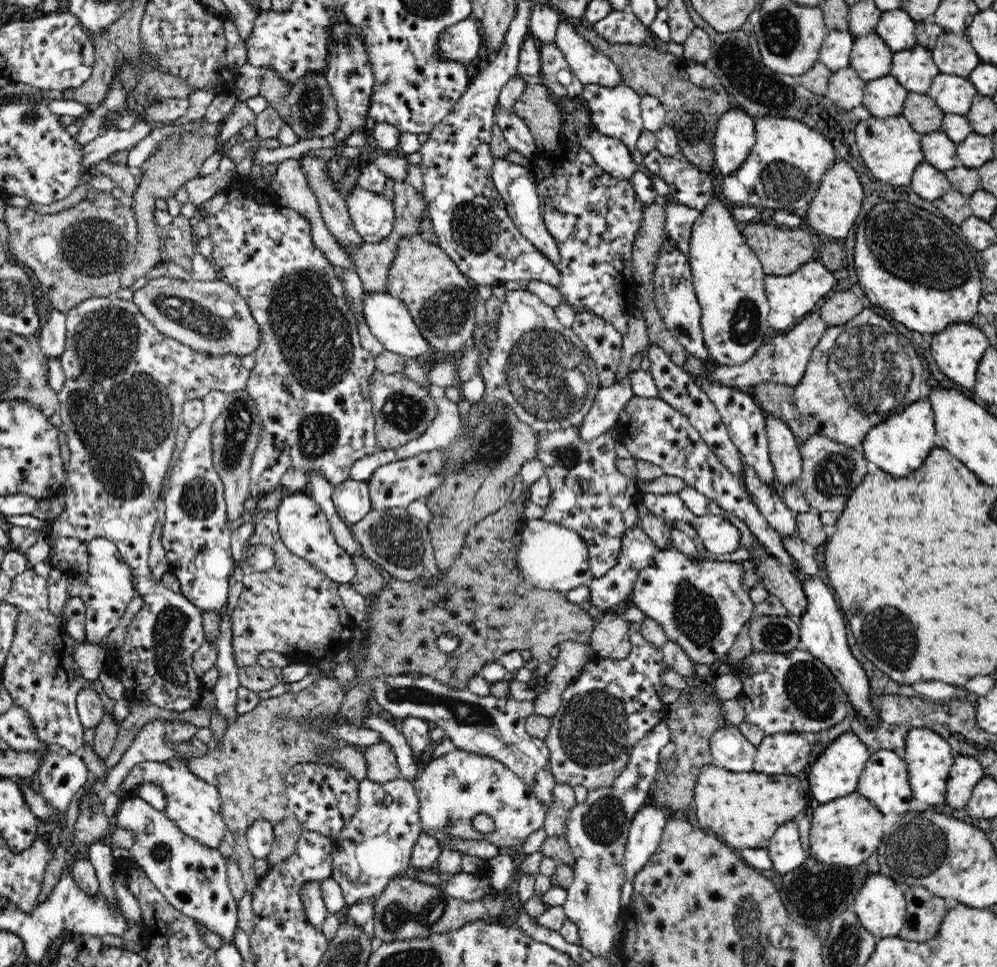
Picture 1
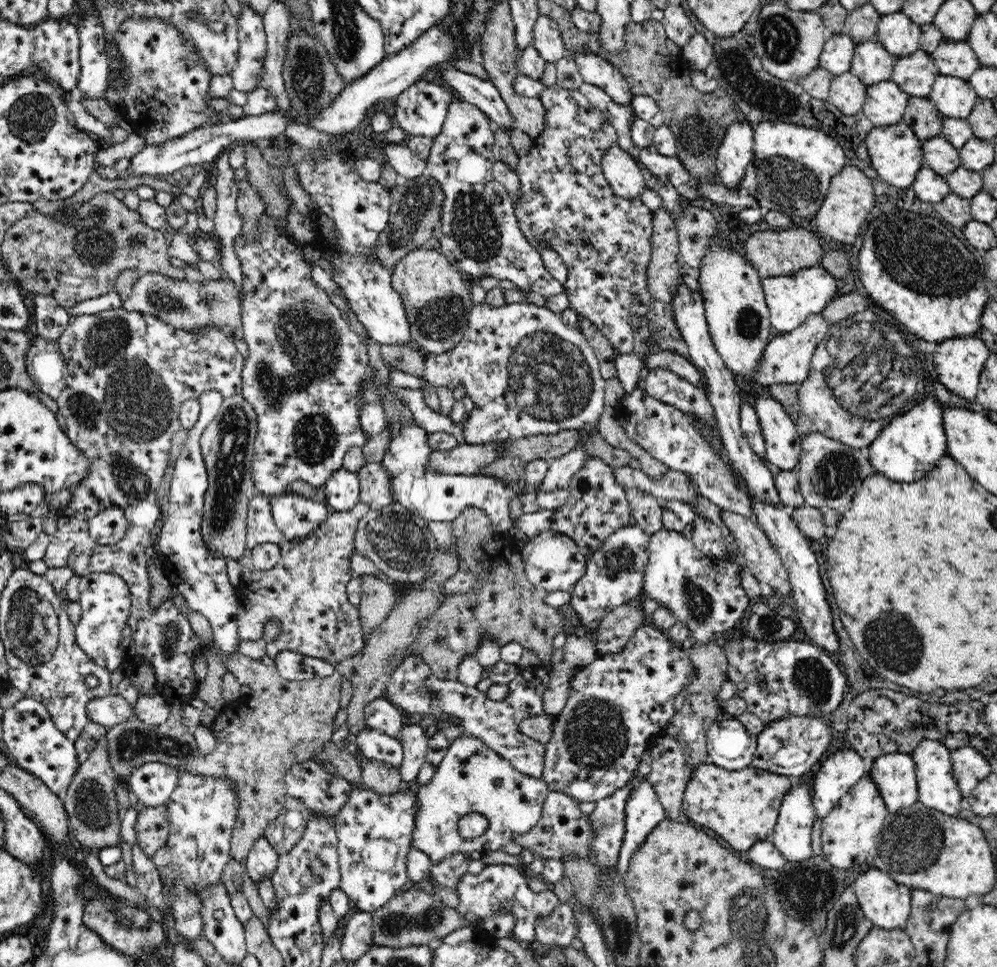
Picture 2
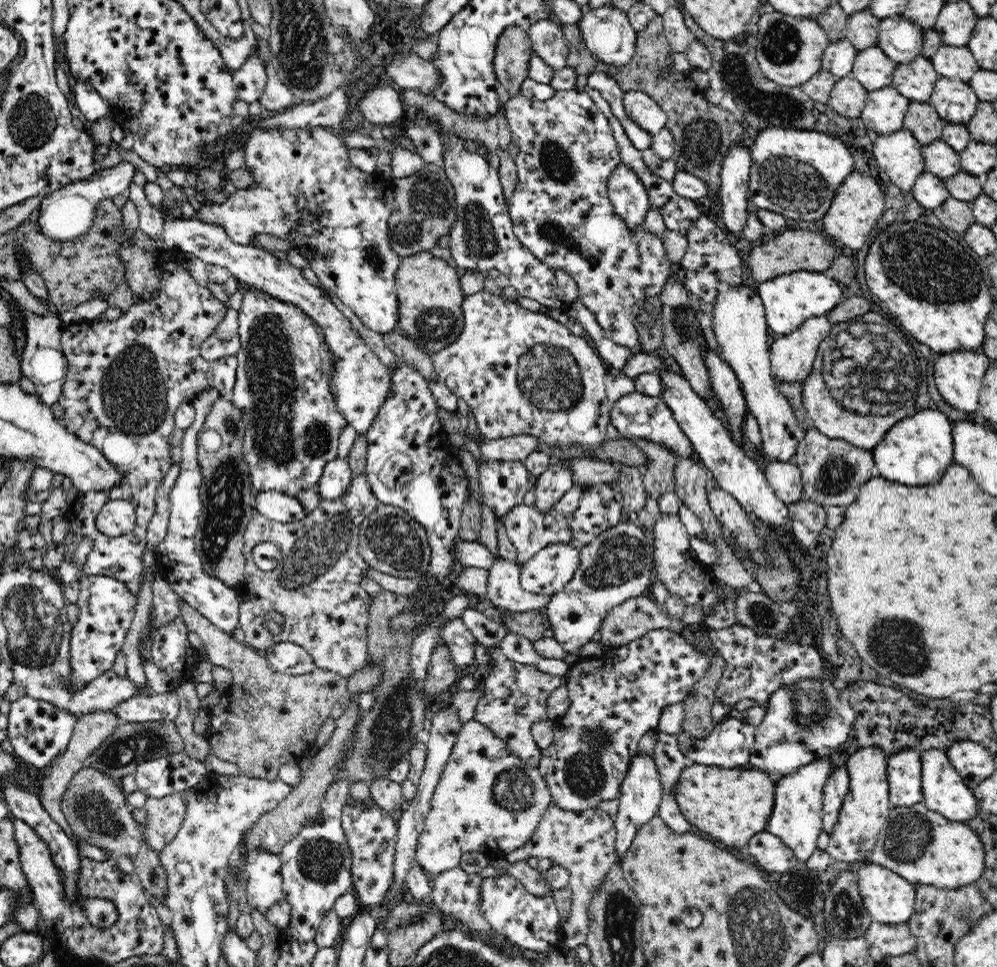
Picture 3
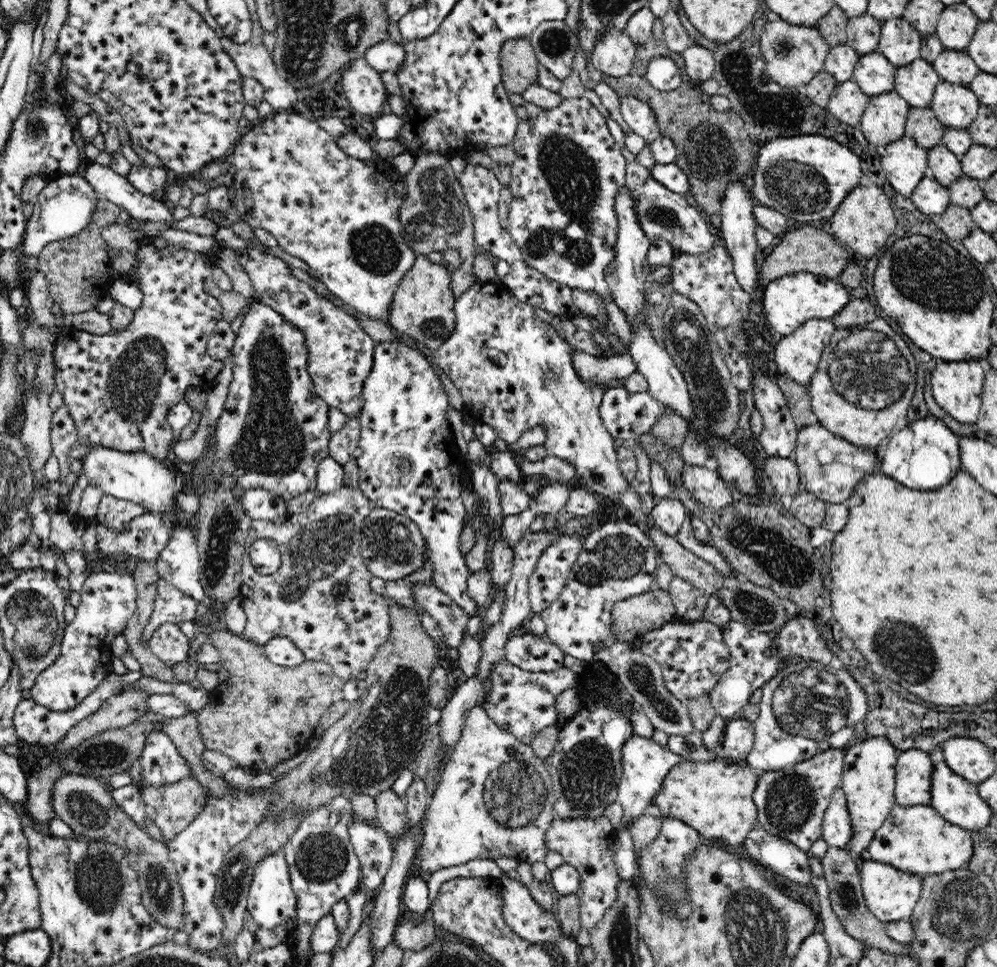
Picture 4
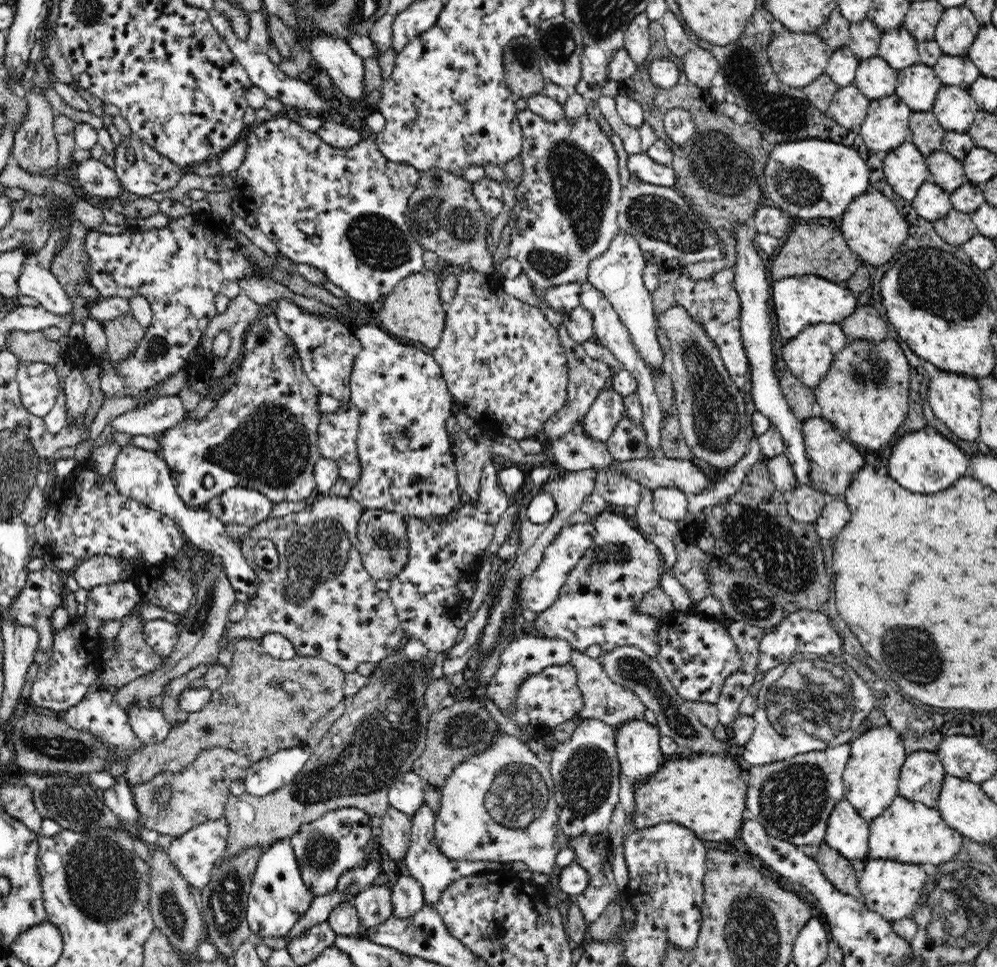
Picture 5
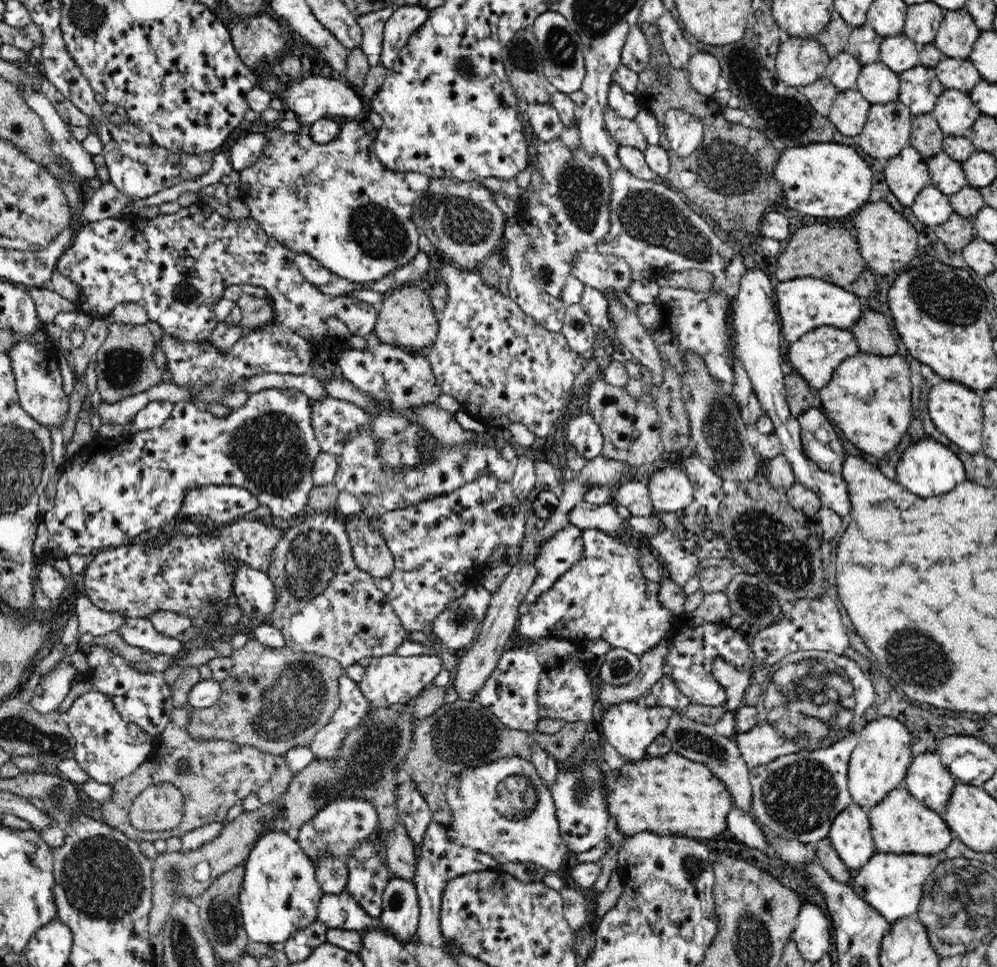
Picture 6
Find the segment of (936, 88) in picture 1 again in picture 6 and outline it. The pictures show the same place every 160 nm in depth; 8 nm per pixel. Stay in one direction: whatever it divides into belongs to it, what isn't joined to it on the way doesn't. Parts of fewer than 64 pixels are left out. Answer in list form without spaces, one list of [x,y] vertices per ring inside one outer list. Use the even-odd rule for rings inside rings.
[[[946,89],[930,114],[945,136],[966,135],[981,116],[970,94],[955,89]]]

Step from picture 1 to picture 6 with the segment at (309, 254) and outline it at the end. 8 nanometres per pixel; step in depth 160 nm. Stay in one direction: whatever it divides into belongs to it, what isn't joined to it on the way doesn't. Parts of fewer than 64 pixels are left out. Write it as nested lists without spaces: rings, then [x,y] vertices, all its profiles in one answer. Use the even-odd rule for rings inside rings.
[[[269,388],[259,390],[257,393],[251,394],[249,400],[243,407],[233,409],[233,411],[226,418],[218,418],[205,408],[197,408],[194,403],[190,401],[176,402],[173,406],[170,418],[166,418],[166,422],[162,426],[150,428],[150,430],[138,430],[131,433],[127,437],[116,437],[108,441],[107,444],[86,445],[81,451],[68,459],[60,468],[59,479],[56,484],[55,504],[53,508],[42,516],[49,532],[50,548],[60,548],[65,556],[73,554],[93,555],[95,552],[109,547],[126,546],[132,544],[134,538],[142,538],[150,533],[157,532],[164,529],[173,523],[174,518],[180,512],[182,500],[184,500],[186,490],[192,486],[241,486],[246,490],[250,490],[256,497],[258,504],[267,506],[270,509],[272,517],[282,518],[282,520],[290,520],[300,515],[305,510],[306,500],[310,488],[314,486],[311,472],[314,466],[314,460],[320,454],[320,443],[317,441],[314,429],[312,428],[312,421],[310,416],[310,399],[298,389],[287,388]]]

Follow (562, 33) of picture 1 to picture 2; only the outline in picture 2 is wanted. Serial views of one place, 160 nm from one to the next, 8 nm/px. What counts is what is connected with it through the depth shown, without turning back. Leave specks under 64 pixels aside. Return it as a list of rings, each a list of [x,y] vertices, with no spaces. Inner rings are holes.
[[[578,51],[573,59],[585,83],[602,89],[619,106],[631,107],[633,95],[619,67],[590,51]]]

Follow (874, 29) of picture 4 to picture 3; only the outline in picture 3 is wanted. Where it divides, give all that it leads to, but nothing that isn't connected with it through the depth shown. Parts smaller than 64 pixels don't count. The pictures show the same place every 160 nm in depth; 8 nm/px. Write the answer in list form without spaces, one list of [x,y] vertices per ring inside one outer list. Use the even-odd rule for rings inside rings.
[[[868,8],[849,15],[847,23],[846,38],[852,42],[856,49],[861,51],[877,46],[881,19],[874,16]]]

